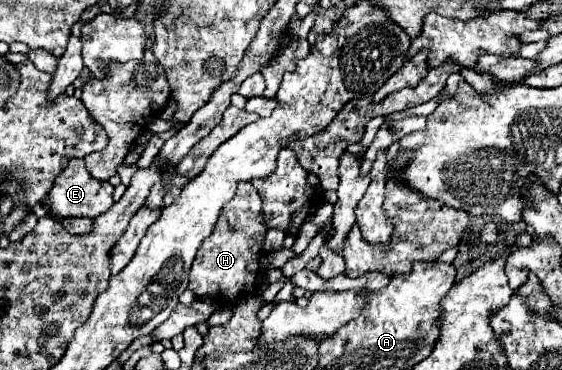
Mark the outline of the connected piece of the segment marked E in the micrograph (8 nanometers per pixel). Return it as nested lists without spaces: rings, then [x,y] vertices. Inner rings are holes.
[[[71,159],[49,191],[51,211],[57,217],[99,217],[113,205],[113,185],[93,179],[81,159]]]

